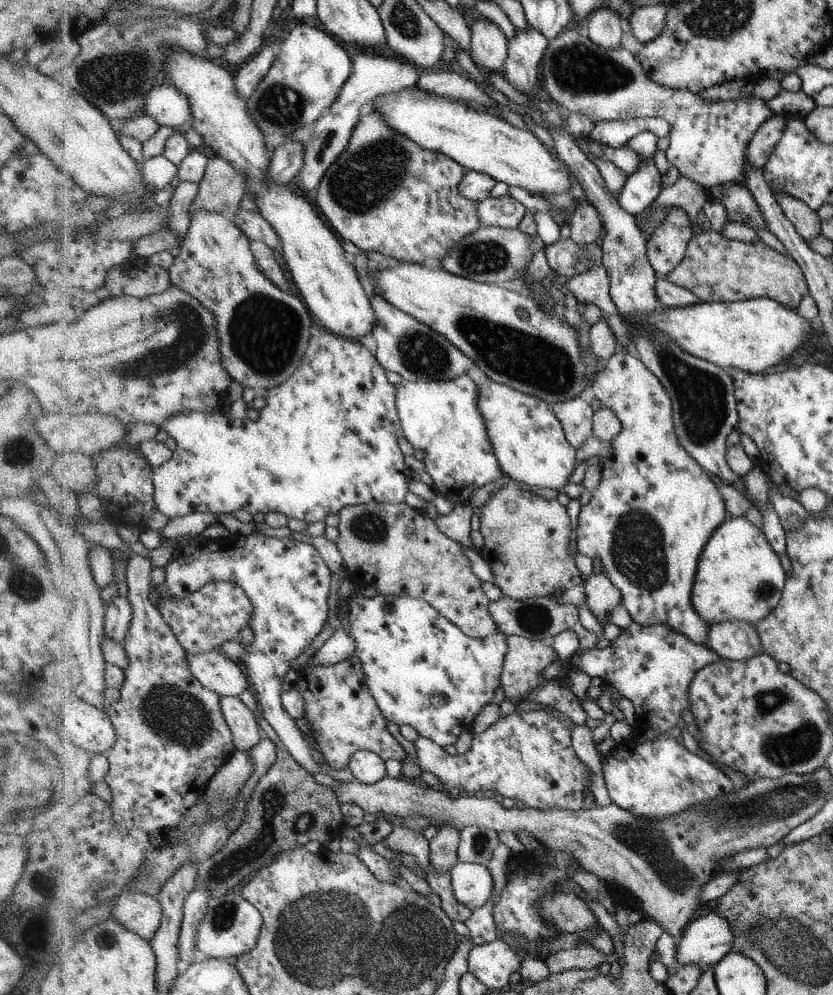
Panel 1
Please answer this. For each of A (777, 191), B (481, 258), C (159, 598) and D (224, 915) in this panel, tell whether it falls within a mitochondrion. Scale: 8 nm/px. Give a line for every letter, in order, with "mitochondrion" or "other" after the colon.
A: other
B: mitochondrion
C: other
D: mitochondrion

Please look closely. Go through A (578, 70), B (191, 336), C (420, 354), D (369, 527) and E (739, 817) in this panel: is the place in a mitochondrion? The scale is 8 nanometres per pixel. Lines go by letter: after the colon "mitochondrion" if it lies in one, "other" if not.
A: mitochondrion
B: mitochondrion
C: mitochondrion
D: mitochondrion
E: mitochondrion

